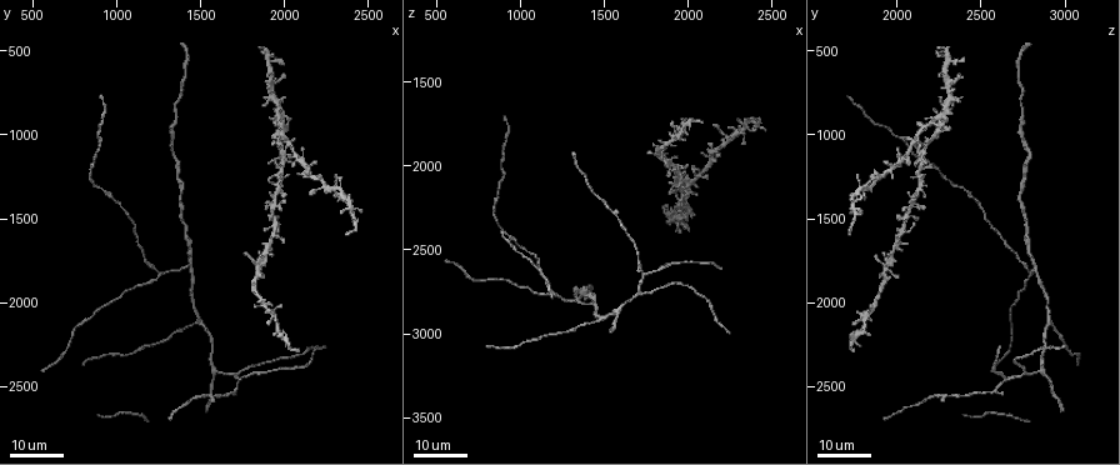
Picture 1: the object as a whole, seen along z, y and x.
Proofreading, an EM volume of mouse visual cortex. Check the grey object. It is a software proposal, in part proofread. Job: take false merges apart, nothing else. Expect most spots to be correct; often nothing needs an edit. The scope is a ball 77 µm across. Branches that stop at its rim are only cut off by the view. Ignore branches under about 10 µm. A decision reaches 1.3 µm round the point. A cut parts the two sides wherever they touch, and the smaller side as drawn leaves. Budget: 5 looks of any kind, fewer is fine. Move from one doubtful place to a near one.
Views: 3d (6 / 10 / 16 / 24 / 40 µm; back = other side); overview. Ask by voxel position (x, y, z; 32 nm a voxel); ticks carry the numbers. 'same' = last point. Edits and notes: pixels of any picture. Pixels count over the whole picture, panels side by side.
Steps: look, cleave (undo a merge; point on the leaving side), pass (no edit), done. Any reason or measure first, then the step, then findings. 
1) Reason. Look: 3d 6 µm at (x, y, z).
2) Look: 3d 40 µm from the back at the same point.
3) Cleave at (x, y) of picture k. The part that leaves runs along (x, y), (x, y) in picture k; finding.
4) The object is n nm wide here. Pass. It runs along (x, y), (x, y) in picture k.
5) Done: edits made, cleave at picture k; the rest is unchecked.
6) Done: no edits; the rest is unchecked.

Branch point. Look: 3d 24 µm at (1720, 2440, 2740).

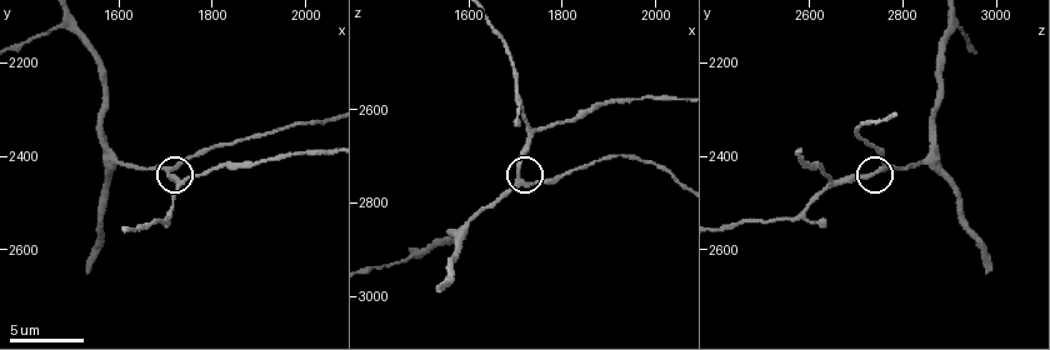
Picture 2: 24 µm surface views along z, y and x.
Look: 3d 10 µm at (1710, 2435, 2740).

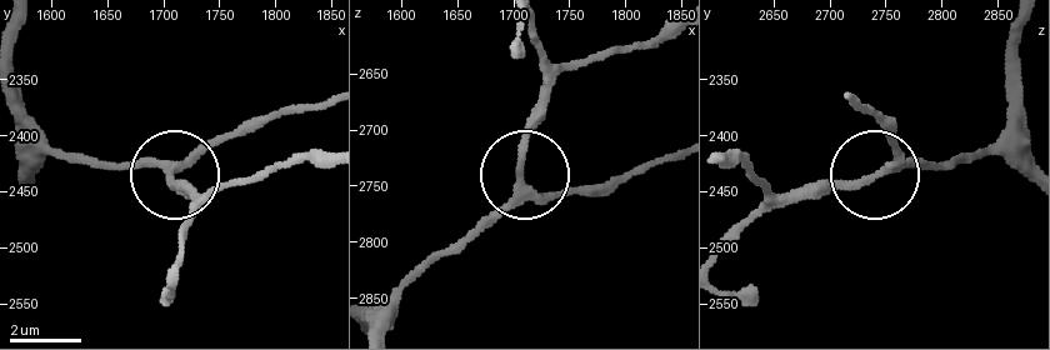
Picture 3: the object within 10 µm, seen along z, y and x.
The object is 210 nm wide here. Pass. It runs along (1025, 25), (995, 143), (876, 175), (896, 156), (896, 118) in picture 3; one neuron here.

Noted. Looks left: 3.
Branch point. Look: 3d 10 µm at (1490, 2115, 2910).

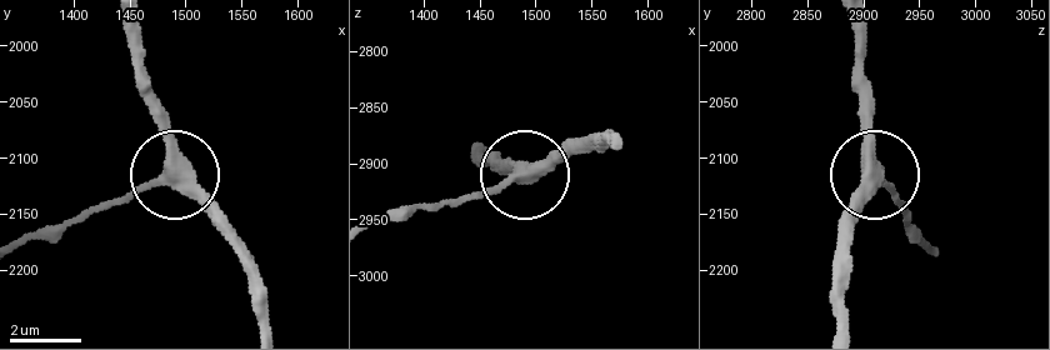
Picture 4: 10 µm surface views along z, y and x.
3 arms meet here. Pass. It runs along (138, 25), (143, 98), (170, 169), (101, 205) in picture 4; continuous, no second neuron.

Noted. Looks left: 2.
Three-way junction. Look: 3d 16 µm at (1440, 1780, 2840).

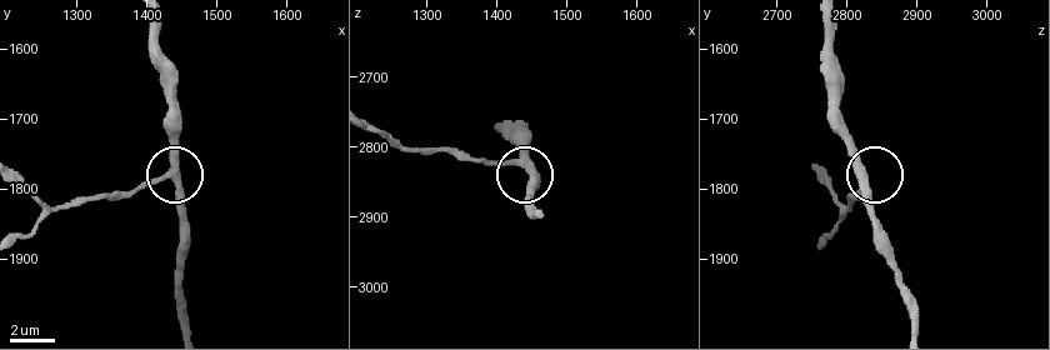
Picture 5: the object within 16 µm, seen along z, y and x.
Closer look. Look: 3d 10 µm at (1435, 1780, 2825).

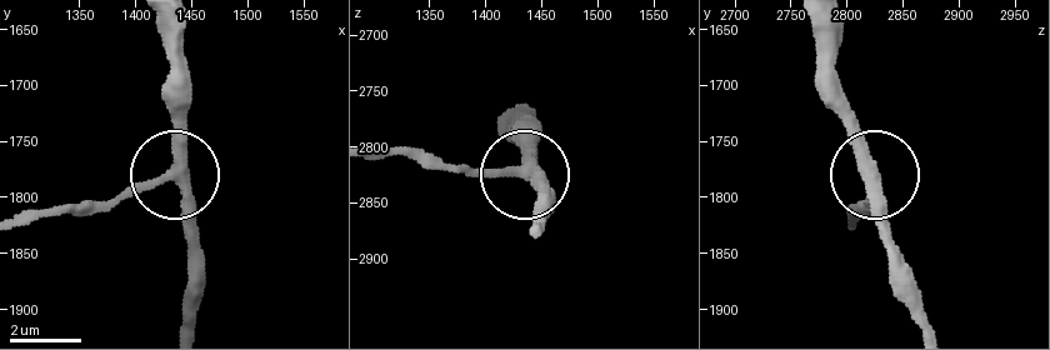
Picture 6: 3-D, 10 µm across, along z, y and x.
The side arm is 64 µm long. Pass. One neuron here.

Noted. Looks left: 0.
Done: no edits; the rest is unchecked.

